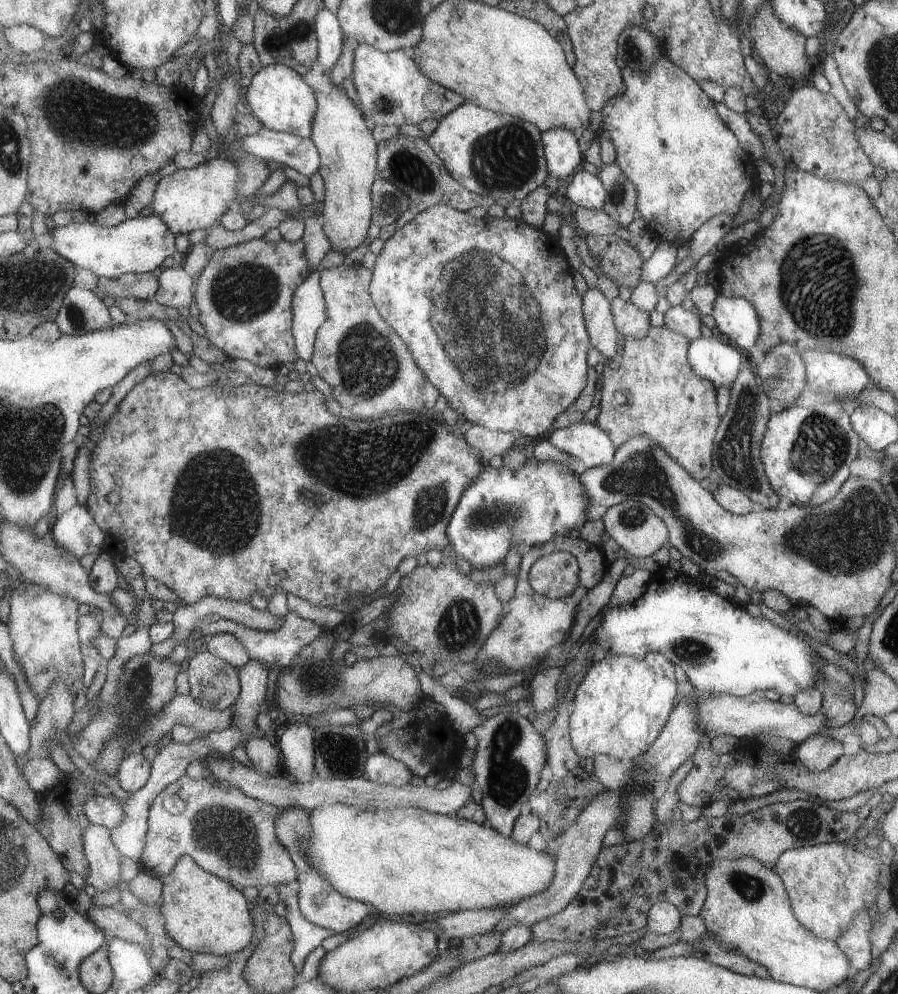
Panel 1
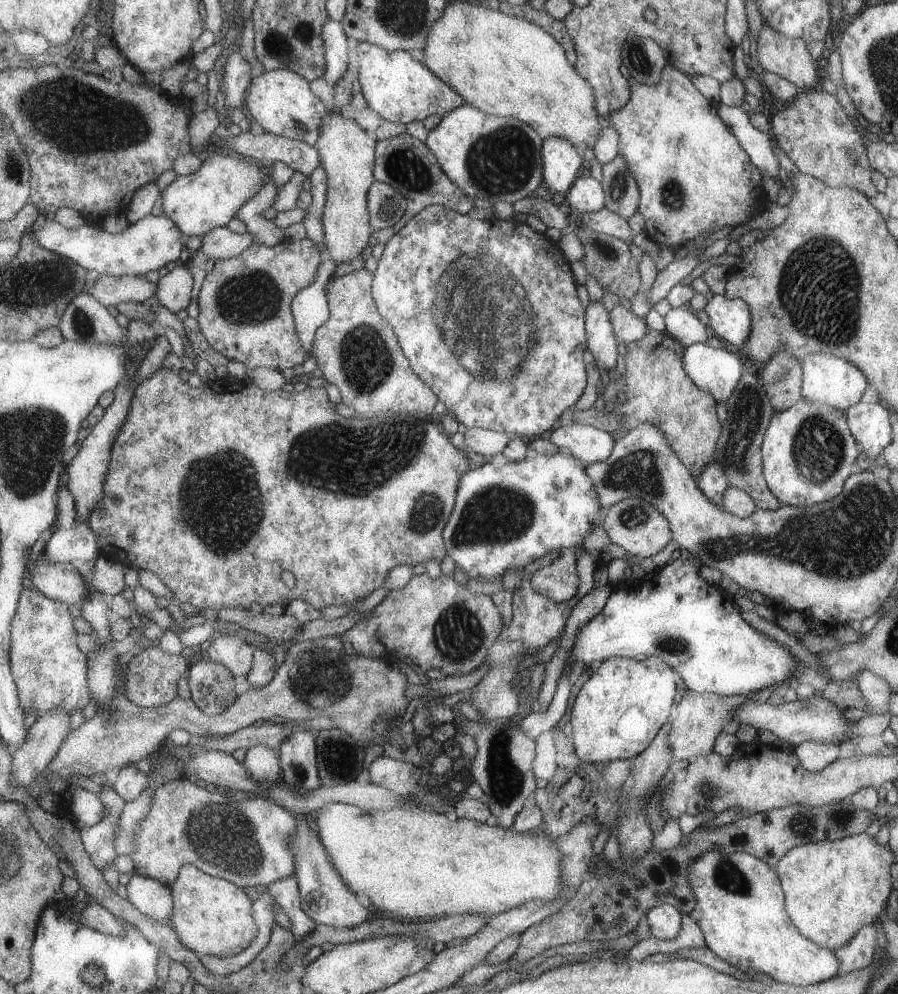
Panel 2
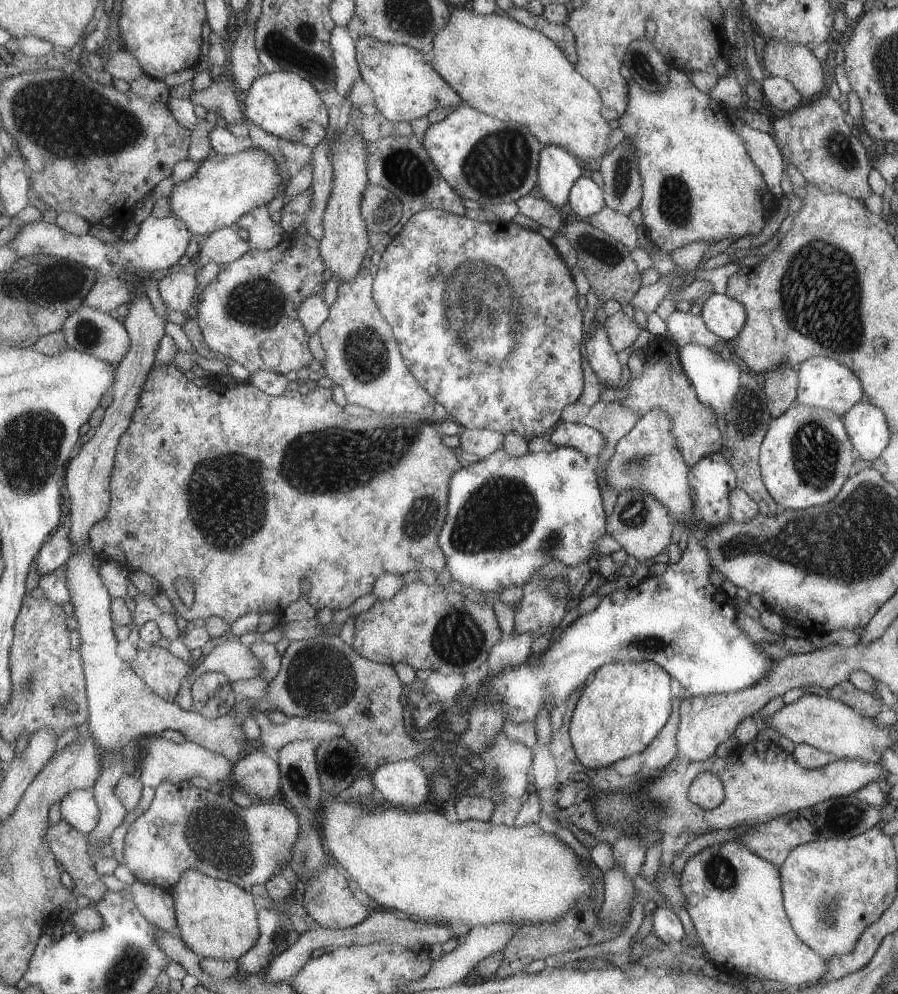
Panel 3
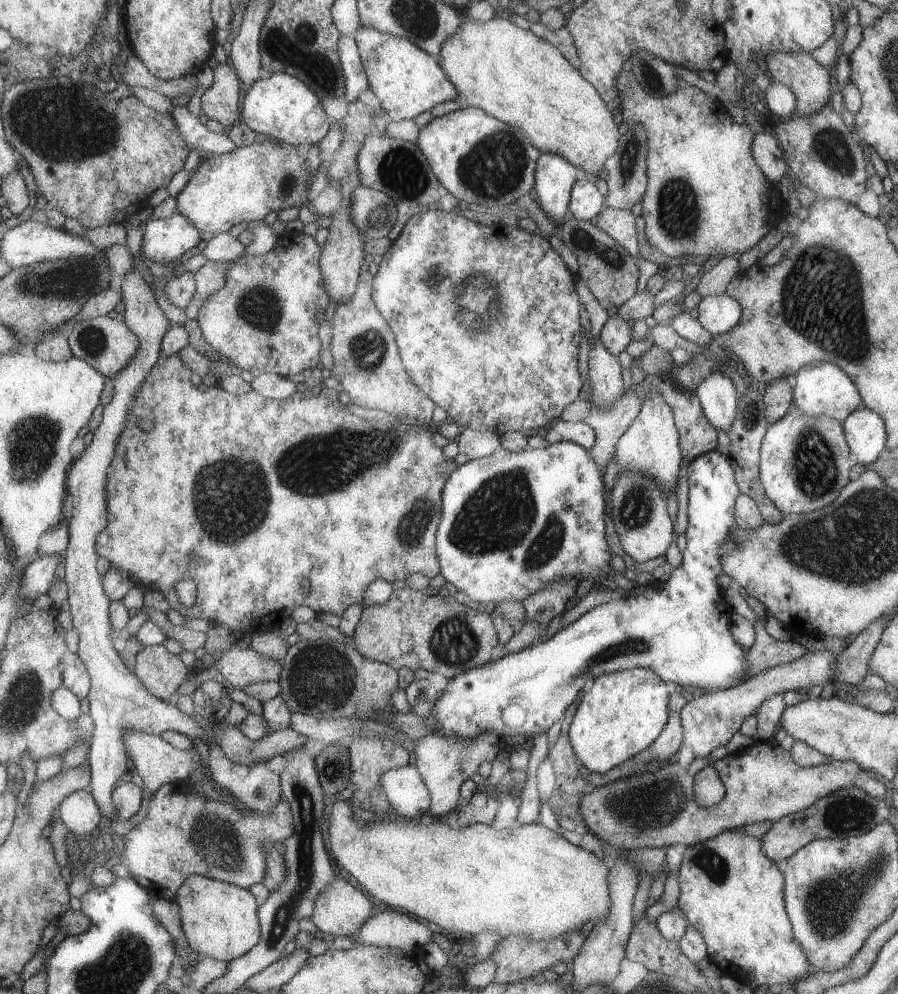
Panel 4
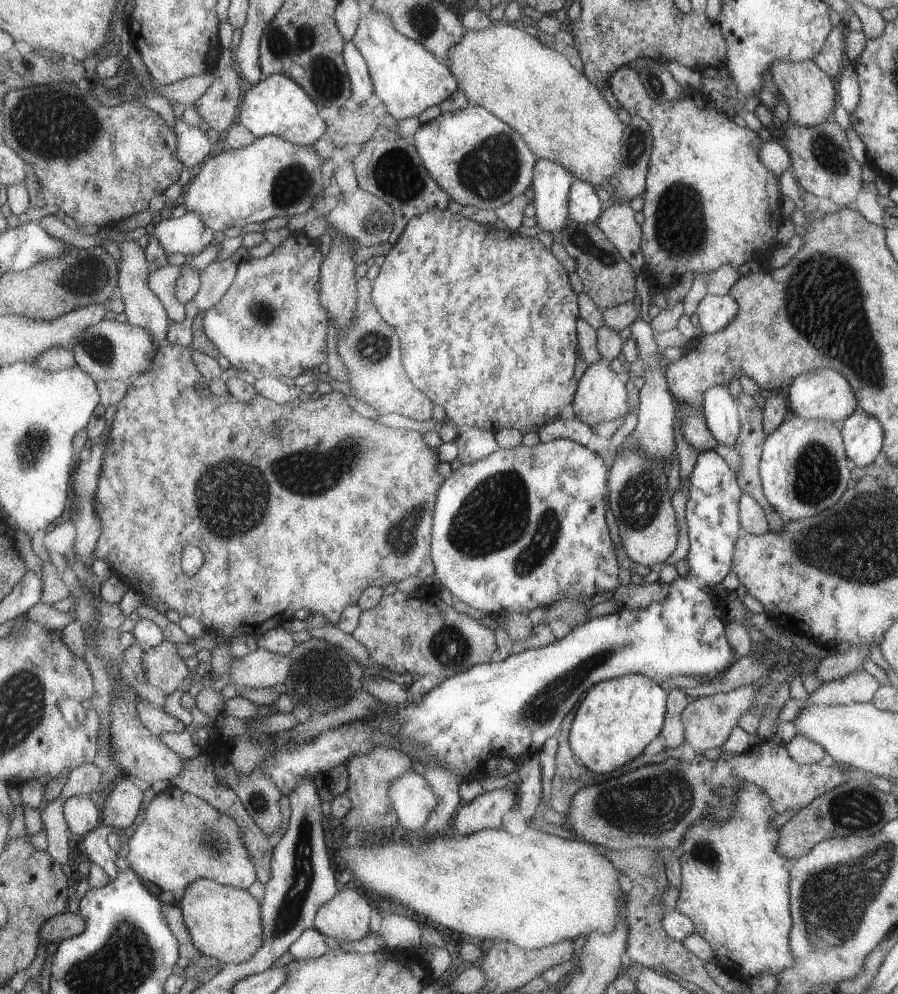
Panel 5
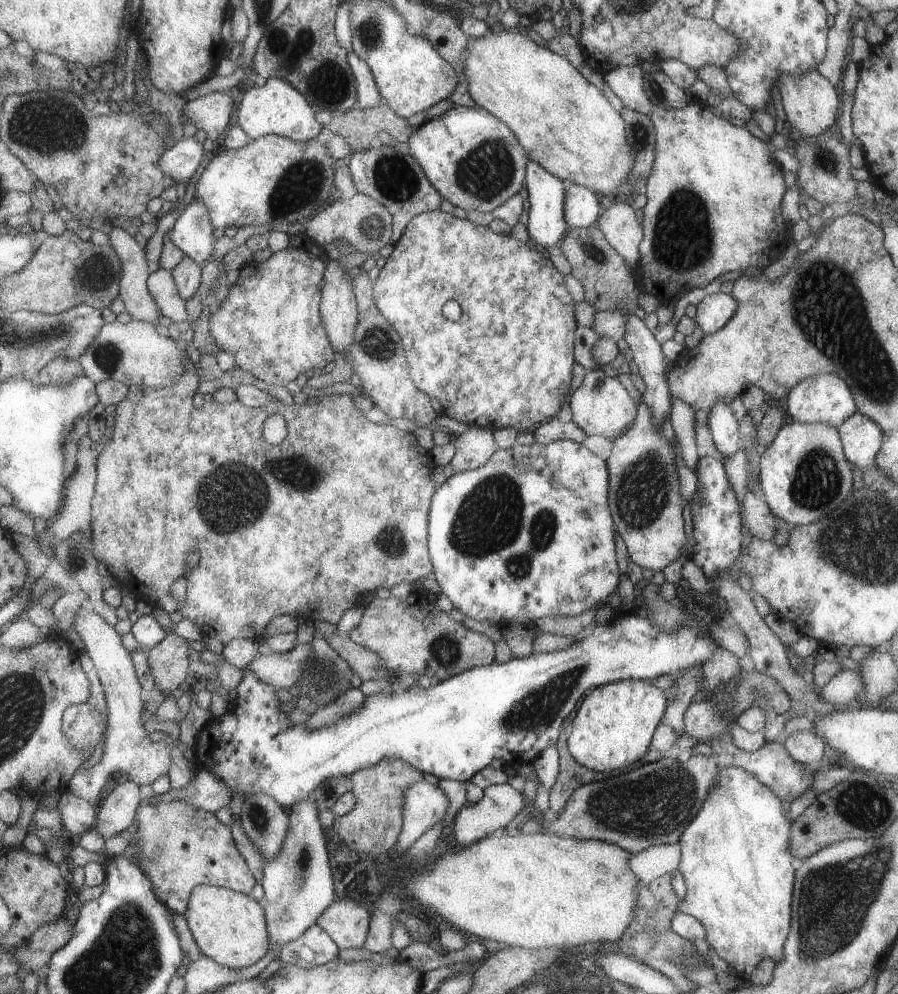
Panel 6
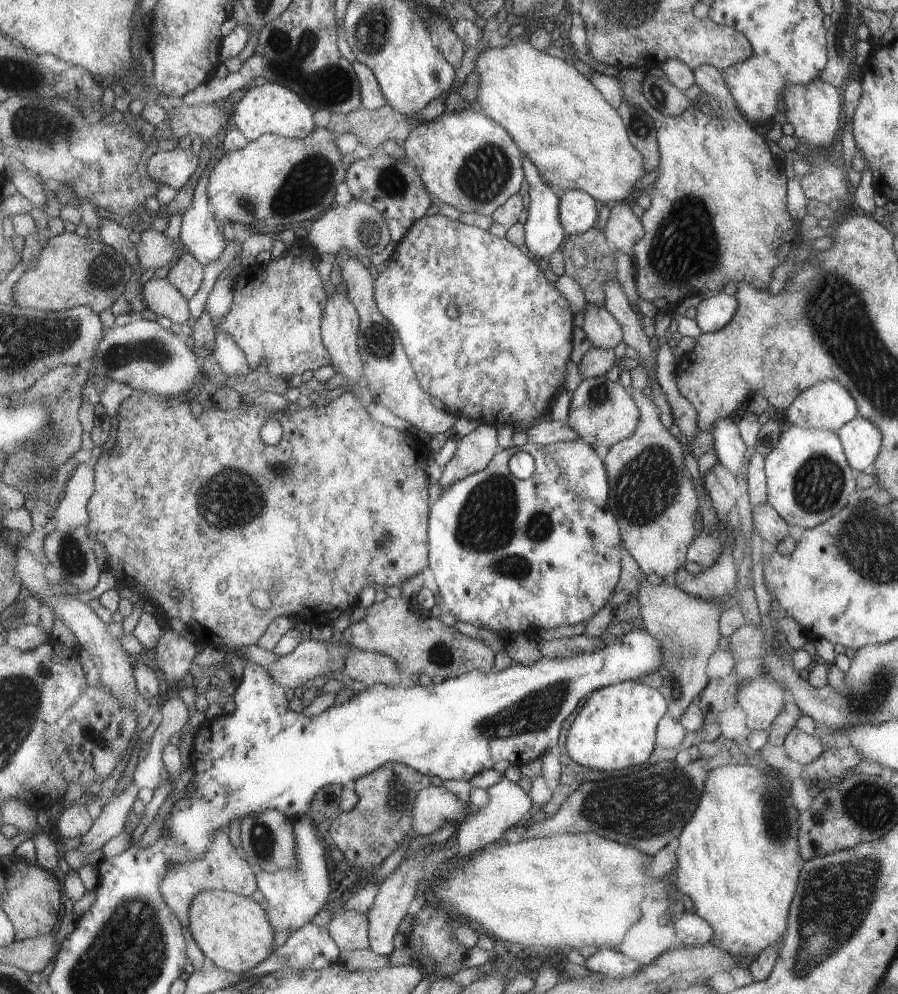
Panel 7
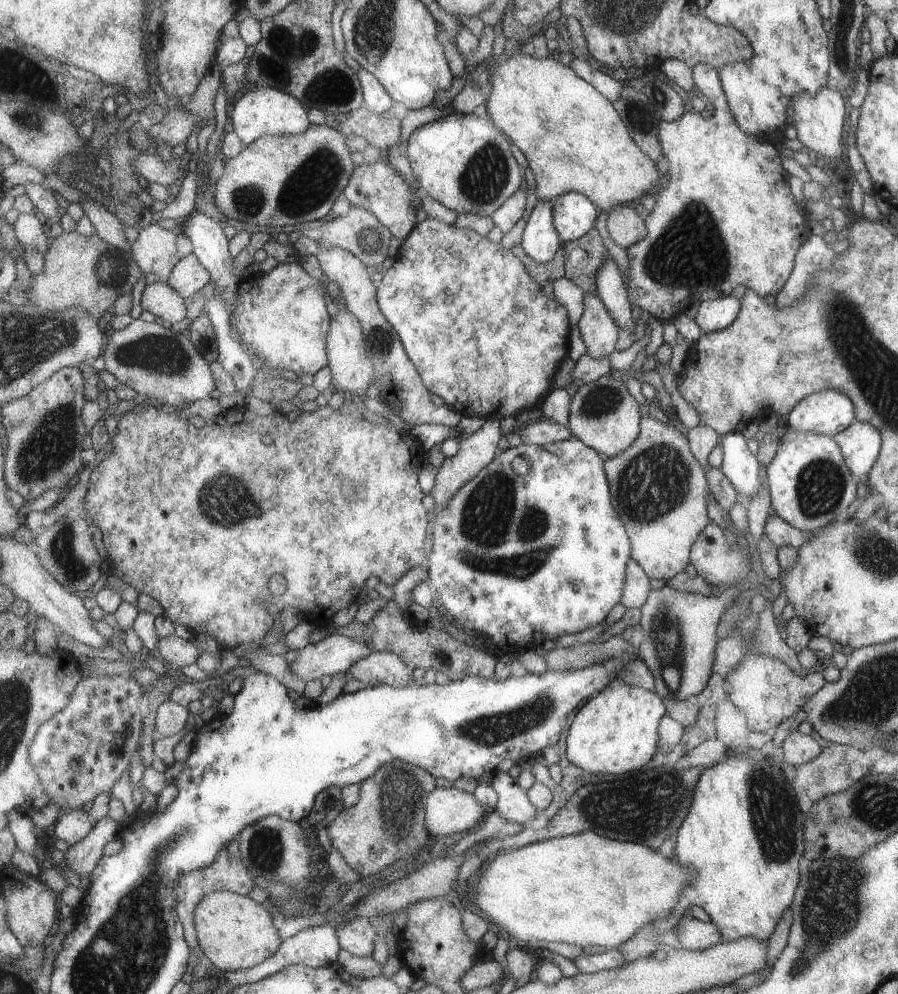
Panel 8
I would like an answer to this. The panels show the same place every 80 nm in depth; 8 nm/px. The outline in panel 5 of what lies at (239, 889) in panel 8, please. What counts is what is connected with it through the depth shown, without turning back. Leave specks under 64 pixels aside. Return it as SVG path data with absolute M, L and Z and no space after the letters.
M173 784L151 800L127 845L128 865L140 874L149 892L163 903L180 906L186 889L197 879L214 880L246 891L258 880L237 821Z

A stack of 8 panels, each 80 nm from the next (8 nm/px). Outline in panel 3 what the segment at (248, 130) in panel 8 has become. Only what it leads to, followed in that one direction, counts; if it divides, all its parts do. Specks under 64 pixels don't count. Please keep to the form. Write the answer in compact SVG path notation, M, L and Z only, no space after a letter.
M276 71L257 78L243 104L246 121L279 140L295 142L315 149L329 134L330 109L321 100L315 86L290 71Z

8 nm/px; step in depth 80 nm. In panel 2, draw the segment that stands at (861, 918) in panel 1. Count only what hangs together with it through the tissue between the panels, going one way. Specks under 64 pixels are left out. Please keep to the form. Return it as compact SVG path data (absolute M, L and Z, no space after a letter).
M873 924L865 925L856 932L851 940L848 940L848 943L833 952L840 961L837 976L865 968L872 962L871 958L877 947L875 932L877 932L877 928Z

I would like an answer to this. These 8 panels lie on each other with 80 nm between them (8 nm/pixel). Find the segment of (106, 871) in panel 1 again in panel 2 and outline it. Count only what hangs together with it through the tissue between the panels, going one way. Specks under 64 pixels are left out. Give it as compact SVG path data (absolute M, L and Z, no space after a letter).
M111 783L101 785L98 795L106 806L105 816L95 826L85 827L81 831L85 848L89 851L95 866L102 871L103 868L114 865L115 858L119 856L116 851L115 839L124 806L128 802L114 789L114 785Z

